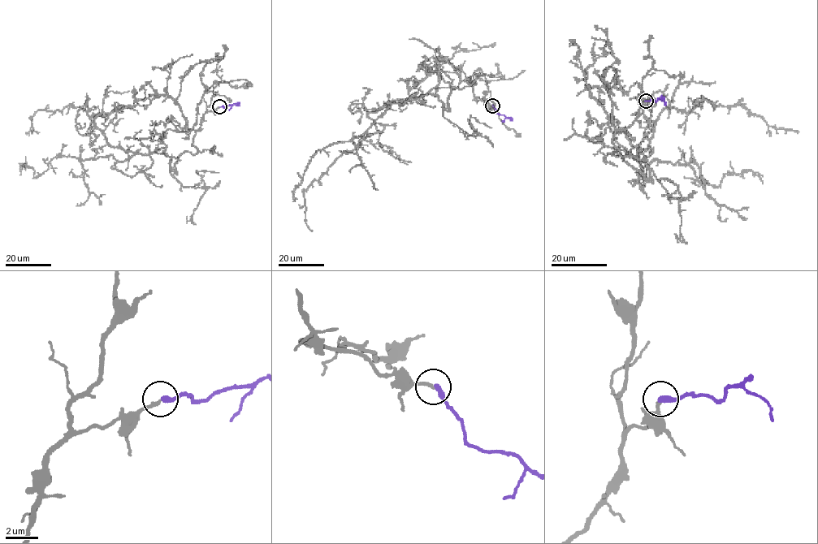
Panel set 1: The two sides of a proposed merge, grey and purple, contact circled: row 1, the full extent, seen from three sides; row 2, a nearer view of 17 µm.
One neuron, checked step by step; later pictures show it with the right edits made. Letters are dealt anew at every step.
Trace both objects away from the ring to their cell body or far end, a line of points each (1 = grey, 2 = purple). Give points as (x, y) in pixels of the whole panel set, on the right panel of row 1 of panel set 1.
1: (646, 101), (613, 144), (648, 180), (633, 157), (665, 108), (739, 104), (798, 131)
2: (646, 101), (656, 101), (660, 97), (664, 99)

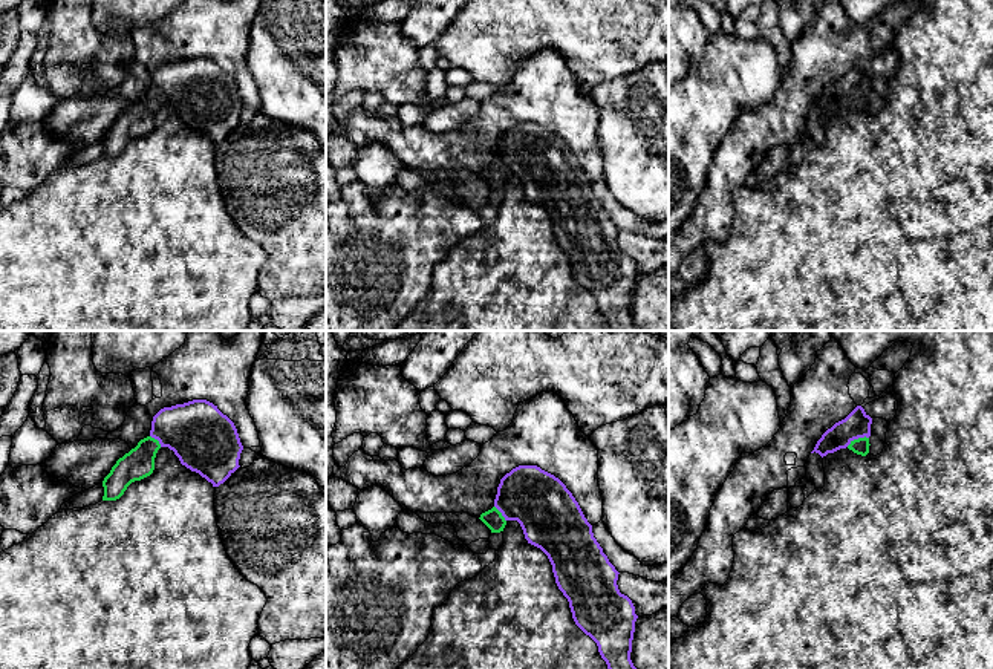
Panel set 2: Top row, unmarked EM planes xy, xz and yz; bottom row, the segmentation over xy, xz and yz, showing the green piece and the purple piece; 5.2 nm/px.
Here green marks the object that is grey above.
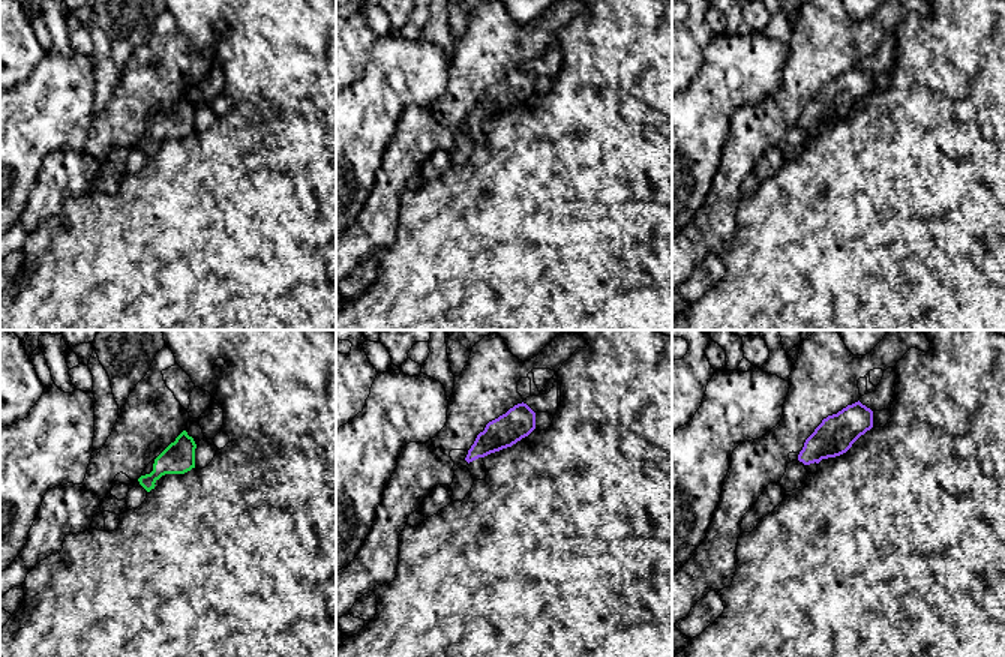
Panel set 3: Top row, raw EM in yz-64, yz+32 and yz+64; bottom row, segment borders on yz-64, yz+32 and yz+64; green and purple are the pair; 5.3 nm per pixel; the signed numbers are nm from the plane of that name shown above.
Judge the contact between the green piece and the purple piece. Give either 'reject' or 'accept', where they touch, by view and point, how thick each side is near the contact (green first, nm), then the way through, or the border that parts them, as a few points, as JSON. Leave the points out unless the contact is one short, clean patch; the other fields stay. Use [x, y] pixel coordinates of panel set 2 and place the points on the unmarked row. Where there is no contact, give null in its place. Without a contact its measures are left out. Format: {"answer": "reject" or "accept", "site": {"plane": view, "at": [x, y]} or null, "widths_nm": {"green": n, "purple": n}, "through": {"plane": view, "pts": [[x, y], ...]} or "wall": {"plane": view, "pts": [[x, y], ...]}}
{"answer": "accept", "site": {"plane": "yz", "at": [859, 95]}, "widths_nm": {"green": 90, "purple": 140}, "through": {"plane": "yz", "pts": [[860, 103], [859, 95], [857, 81]]}}

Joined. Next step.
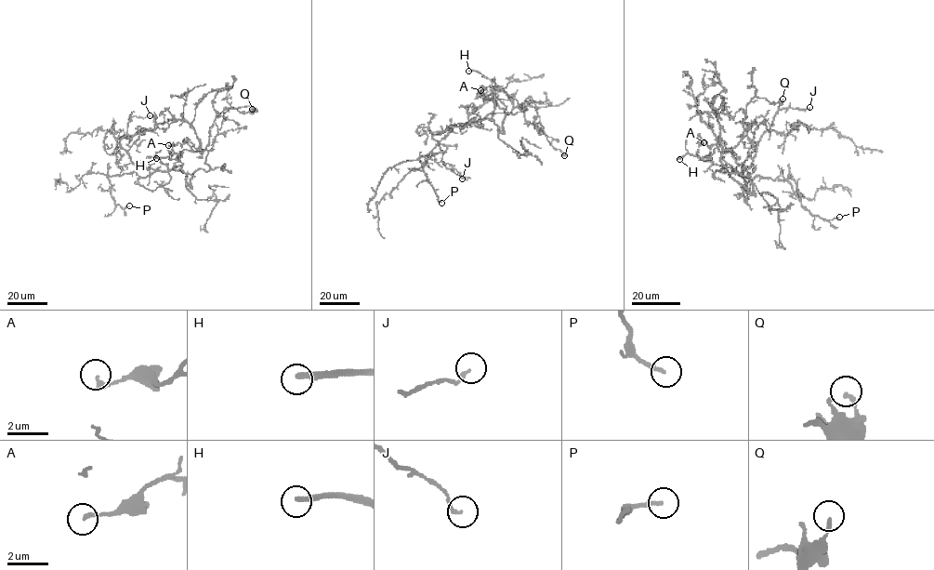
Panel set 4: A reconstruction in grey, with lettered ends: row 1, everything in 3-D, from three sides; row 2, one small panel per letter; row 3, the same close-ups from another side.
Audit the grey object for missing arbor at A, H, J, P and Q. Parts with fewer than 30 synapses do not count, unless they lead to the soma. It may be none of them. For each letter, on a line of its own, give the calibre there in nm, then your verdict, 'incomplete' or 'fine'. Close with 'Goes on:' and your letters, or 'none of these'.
A: 190 nm thick; fine
H: 240 nm thick; incomplete
J: 170 nm thick; fine
P: 170 nm thick; fine
Q: 180 nm thick; fine
Goes on: H

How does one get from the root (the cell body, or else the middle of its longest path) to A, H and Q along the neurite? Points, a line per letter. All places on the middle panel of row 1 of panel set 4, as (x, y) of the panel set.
A: (475, 121), (492, 119), (498, 131), (504, 131), (505, 114), (522, 111), (499, 88), (488, 86), (480, 90)
H: (475, 121), (483, 119), (495, 104), (491, 81), (479, 72), (468, 71)
Q: (475, 121), (492, 119), (504, 131), (505, 114), (520, 112), (519, 105), (526, 122), (536, 126), (564, 155)

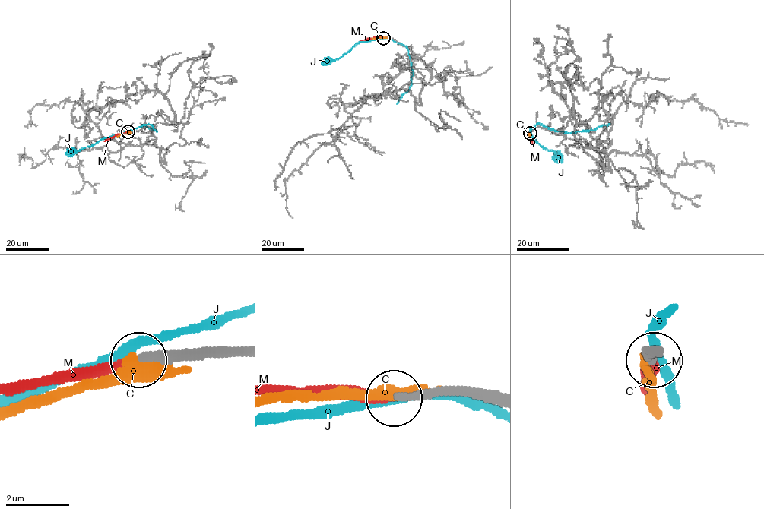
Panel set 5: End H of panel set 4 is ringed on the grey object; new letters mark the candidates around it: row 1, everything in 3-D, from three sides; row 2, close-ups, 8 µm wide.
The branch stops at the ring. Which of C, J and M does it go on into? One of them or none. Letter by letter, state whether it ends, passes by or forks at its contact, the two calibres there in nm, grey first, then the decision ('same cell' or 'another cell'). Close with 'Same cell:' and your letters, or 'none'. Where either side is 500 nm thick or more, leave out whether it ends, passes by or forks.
C: it ends | 360/400 nm | another cell
J: it passes by | 260/280 nm | another cell
M: it ends | 280/240 nm | same cell
Same cell: M

